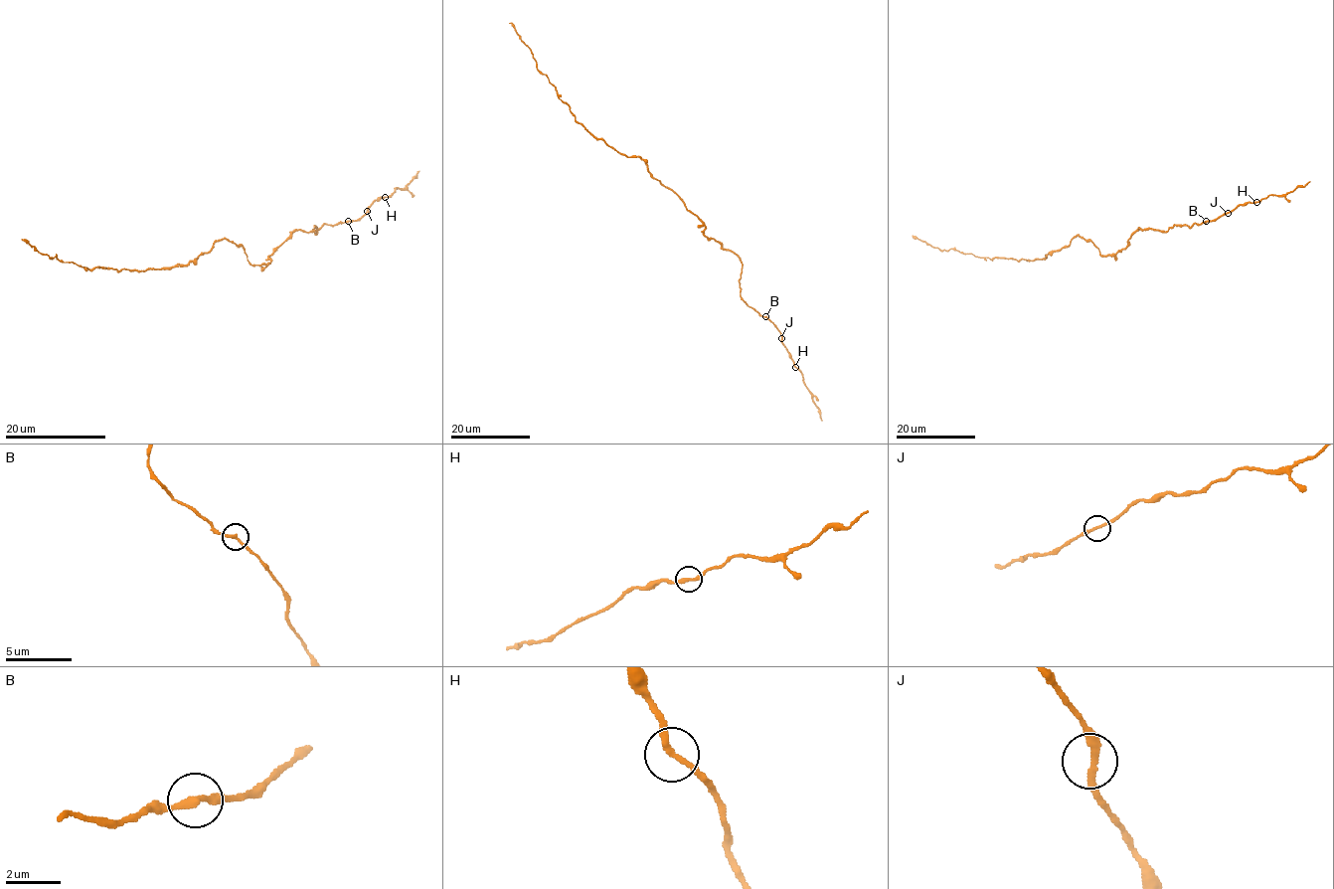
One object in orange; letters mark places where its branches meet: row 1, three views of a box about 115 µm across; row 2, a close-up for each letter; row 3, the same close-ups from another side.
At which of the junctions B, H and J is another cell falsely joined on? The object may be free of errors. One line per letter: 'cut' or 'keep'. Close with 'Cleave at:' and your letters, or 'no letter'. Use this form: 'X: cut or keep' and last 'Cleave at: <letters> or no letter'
B: keep
H: keep
J: keep
Cleave at: no letter

